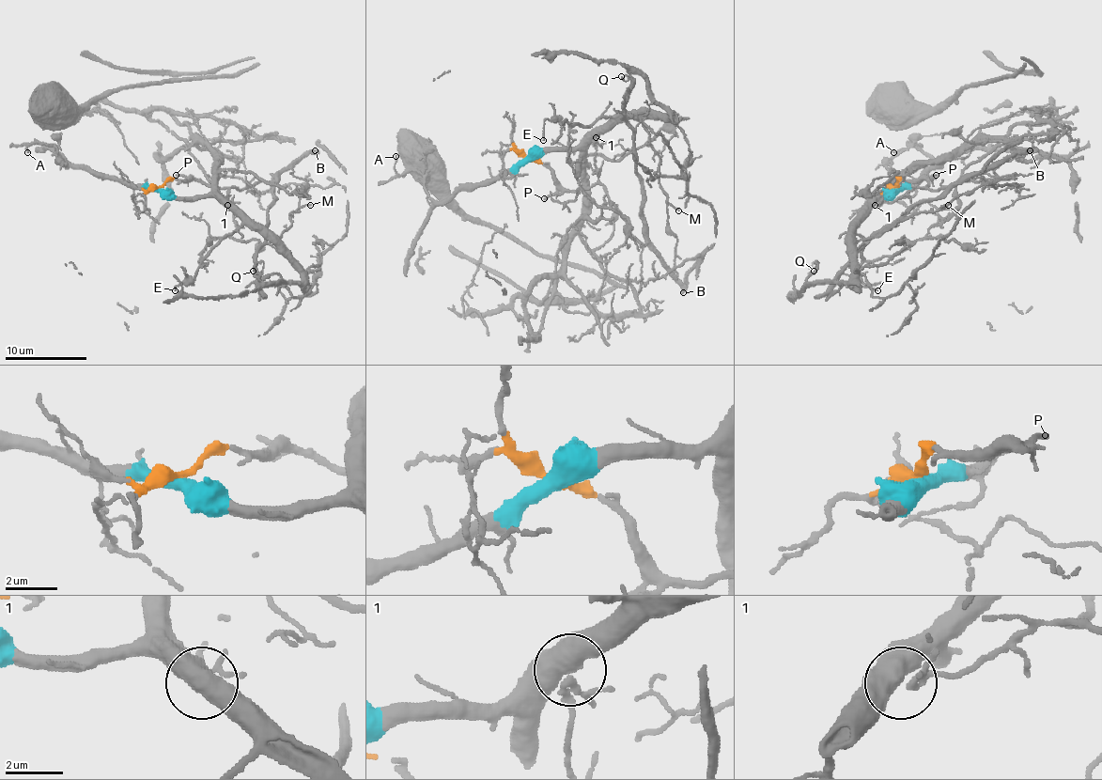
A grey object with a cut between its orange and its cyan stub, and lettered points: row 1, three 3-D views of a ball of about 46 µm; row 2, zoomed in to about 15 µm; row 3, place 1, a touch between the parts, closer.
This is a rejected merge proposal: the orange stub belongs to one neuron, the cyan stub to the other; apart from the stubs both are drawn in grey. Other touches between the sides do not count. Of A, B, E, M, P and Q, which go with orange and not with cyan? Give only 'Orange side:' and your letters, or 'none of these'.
Orange side: B, P

